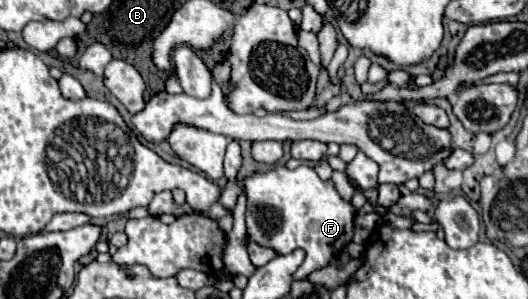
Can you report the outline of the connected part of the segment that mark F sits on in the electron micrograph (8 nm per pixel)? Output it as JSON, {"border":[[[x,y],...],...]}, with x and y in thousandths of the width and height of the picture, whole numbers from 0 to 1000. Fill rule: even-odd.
{"border":[[[523,555],[489,582],[489,615],[466,615],[470,702],[466,763],[477,809],[519,829],[527,849],[545,849],[557,829],[580,843],[580,876],[564,896],[561,930],[583,930],[598,896],[617,890],[667,803],[670,783],[670,689],[644,662],[629,609],[610,609],[583,555],[545,569]]]}

